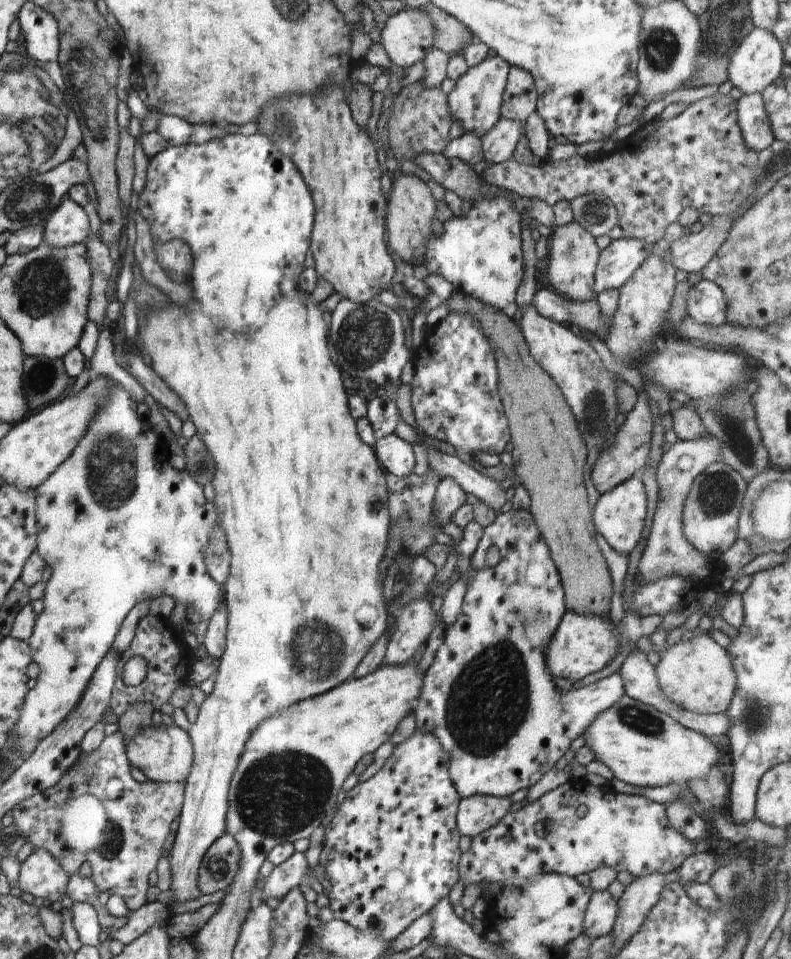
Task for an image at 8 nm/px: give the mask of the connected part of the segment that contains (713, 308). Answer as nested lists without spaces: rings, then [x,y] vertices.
[[[703,278],[690,289],[687,314],[698,324],[718,326],[726,321],[726,311],[726,299],[715,282]]]

